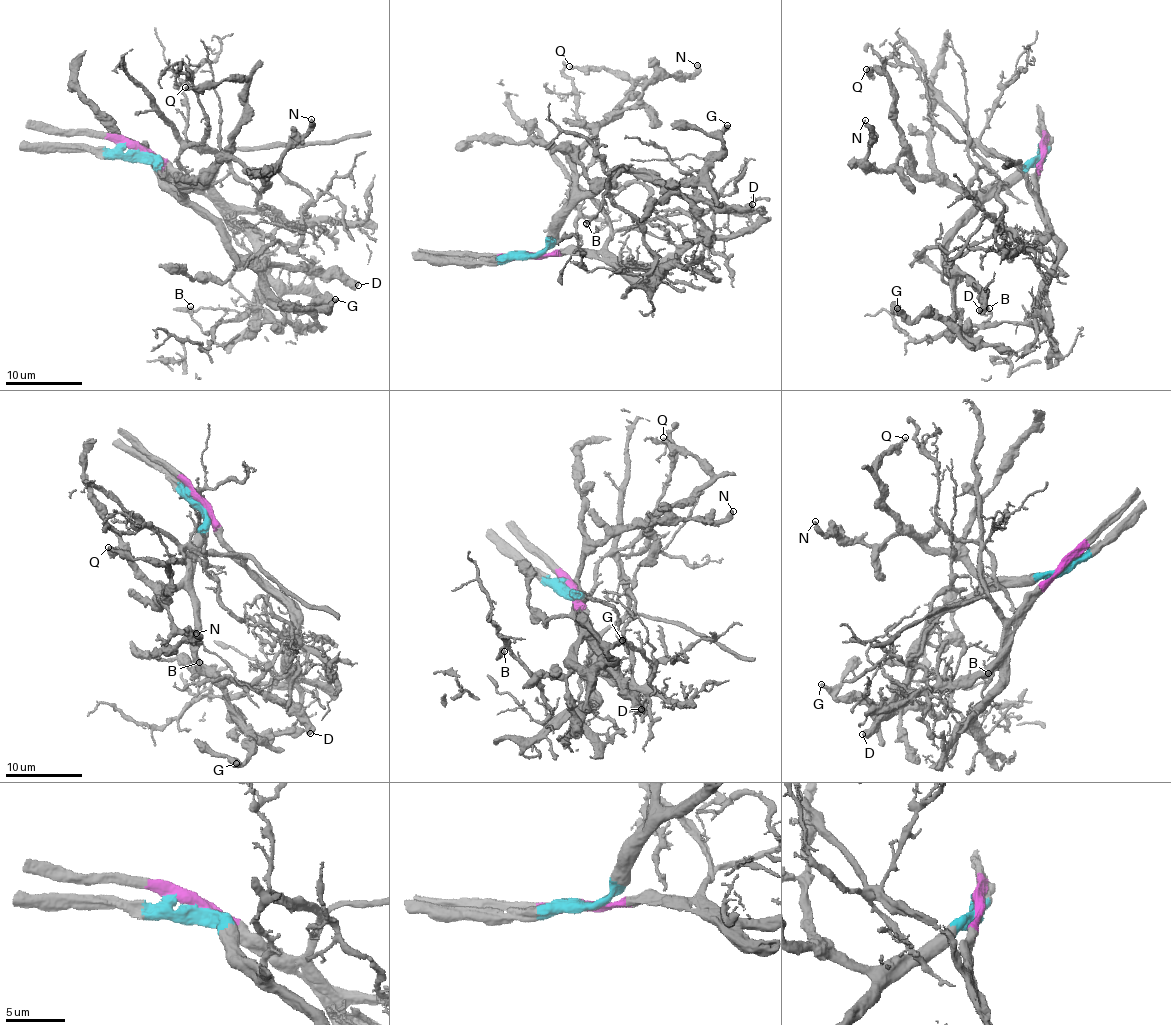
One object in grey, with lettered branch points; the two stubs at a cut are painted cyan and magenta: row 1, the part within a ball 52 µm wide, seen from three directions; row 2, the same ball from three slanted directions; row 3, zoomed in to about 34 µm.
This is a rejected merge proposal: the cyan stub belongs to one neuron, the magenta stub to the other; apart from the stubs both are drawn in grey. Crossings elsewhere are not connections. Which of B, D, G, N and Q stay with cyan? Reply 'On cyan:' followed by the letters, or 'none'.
On cyan: D, G, N, Q

